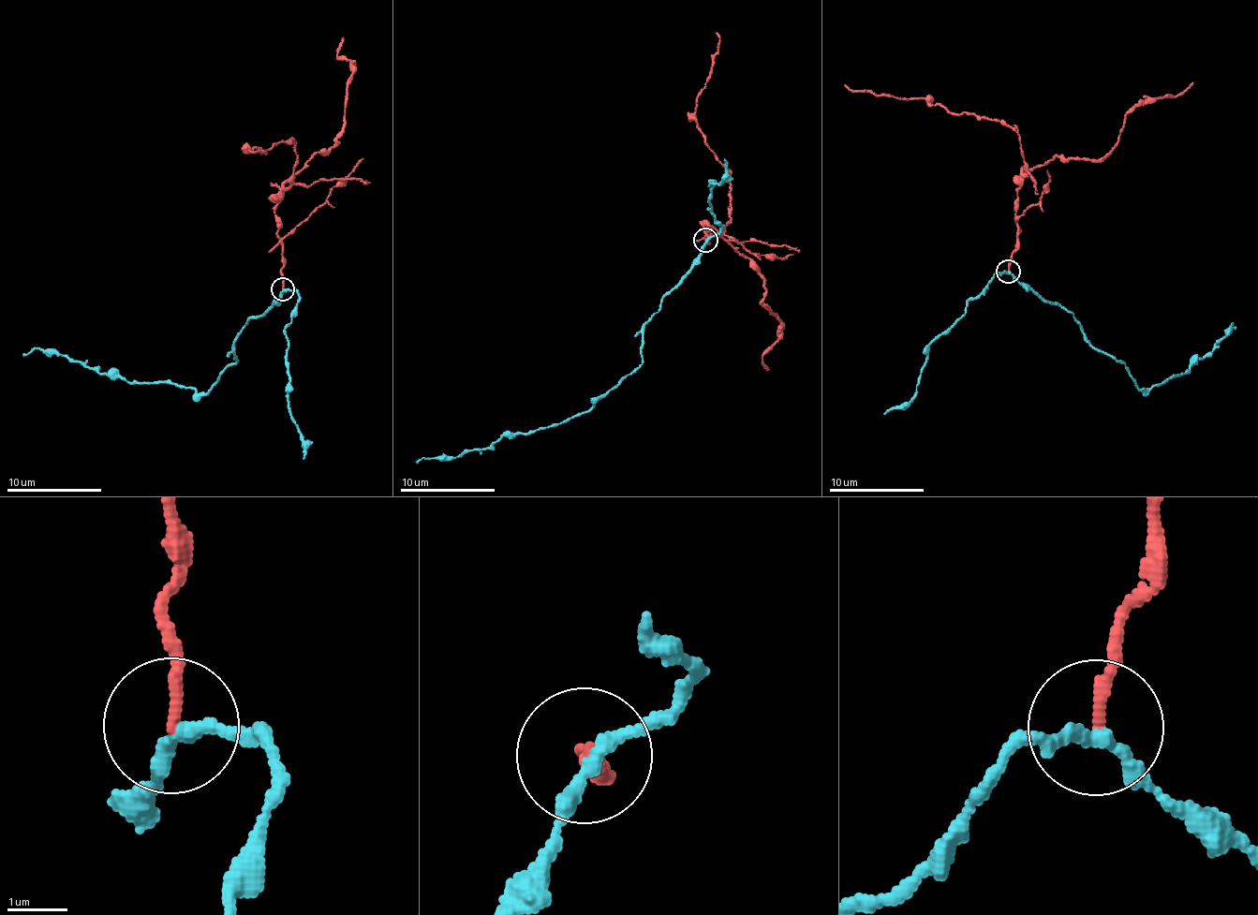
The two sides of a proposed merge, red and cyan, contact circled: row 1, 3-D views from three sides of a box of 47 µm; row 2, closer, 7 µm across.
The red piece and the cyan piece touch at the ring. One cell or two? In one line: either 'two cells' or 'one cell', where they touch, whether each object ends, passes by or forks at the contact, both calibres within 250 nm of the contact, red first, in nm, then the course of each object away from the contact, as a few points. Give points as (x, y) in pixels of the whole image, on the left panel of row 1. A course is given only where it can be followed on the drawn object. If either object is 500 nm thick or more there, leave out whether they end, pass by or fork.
two cells | (282, 289) | red ends | cyan passes by | 170/240 nm | red via (283, 288), (274, 206), (289, 185), (296, 148), (291, 139), (289, 142), (247, 152), (266, 153), (261, 150) | cyan via (283, 288), (247, 320), (238, 361), (207, 392), (125, 382), (62, 354), (22, 357)

